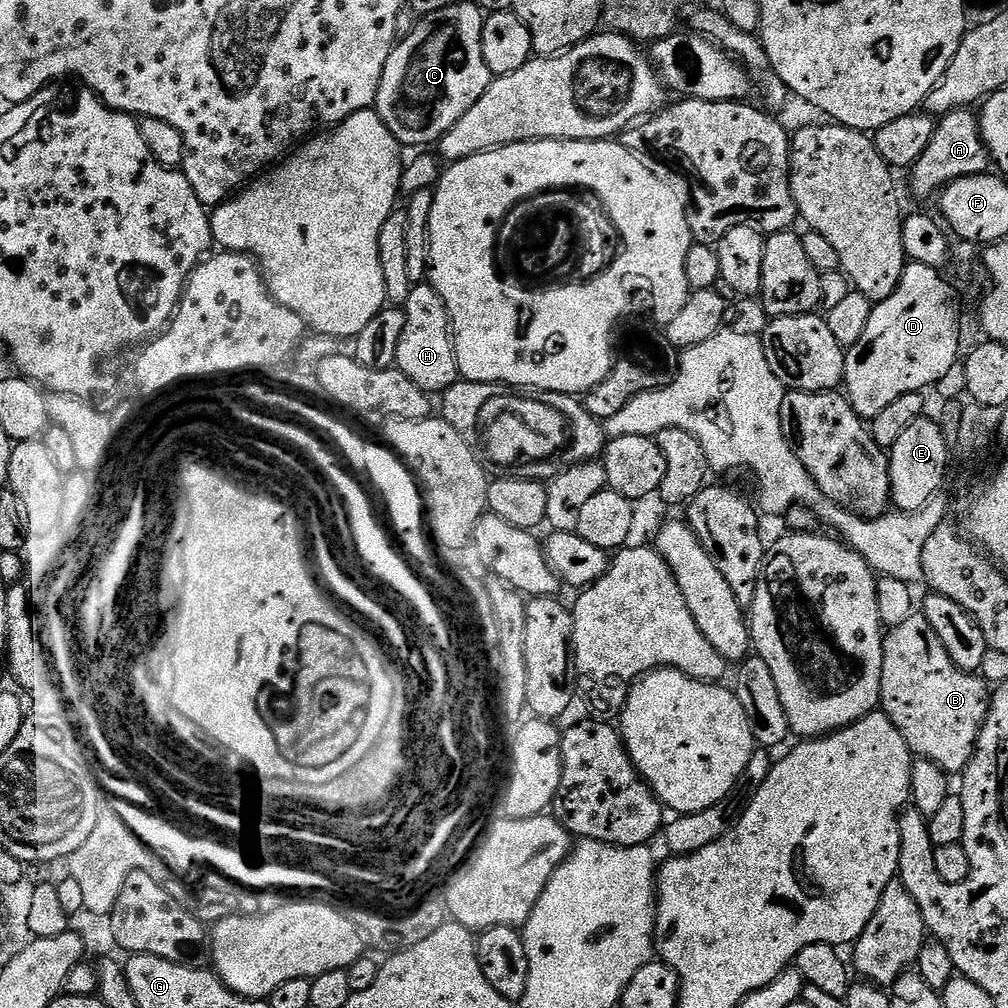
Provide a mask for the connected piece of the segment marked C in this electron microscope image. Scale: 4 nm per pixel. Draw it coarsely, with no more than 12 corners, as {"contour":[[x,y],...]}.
{"contour":[[427,13],[392,49],[374,111],[432,144],[486,94],[485,13]]}

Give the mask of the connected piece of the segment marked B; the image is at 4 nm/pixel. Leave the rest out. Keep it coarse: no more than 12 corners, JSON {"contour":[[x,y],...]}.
{"contour":[[923,614],[885,635],[880,702],[913,757],[960,774],[990,688]]}

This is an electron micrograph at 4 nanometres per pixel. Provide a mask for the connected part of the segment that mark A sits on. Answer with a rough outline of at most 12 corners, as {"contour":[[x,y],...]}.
{"contour":[[975,111],[936,120],[930,146],[910,169],[912,192],[989,171]]}

